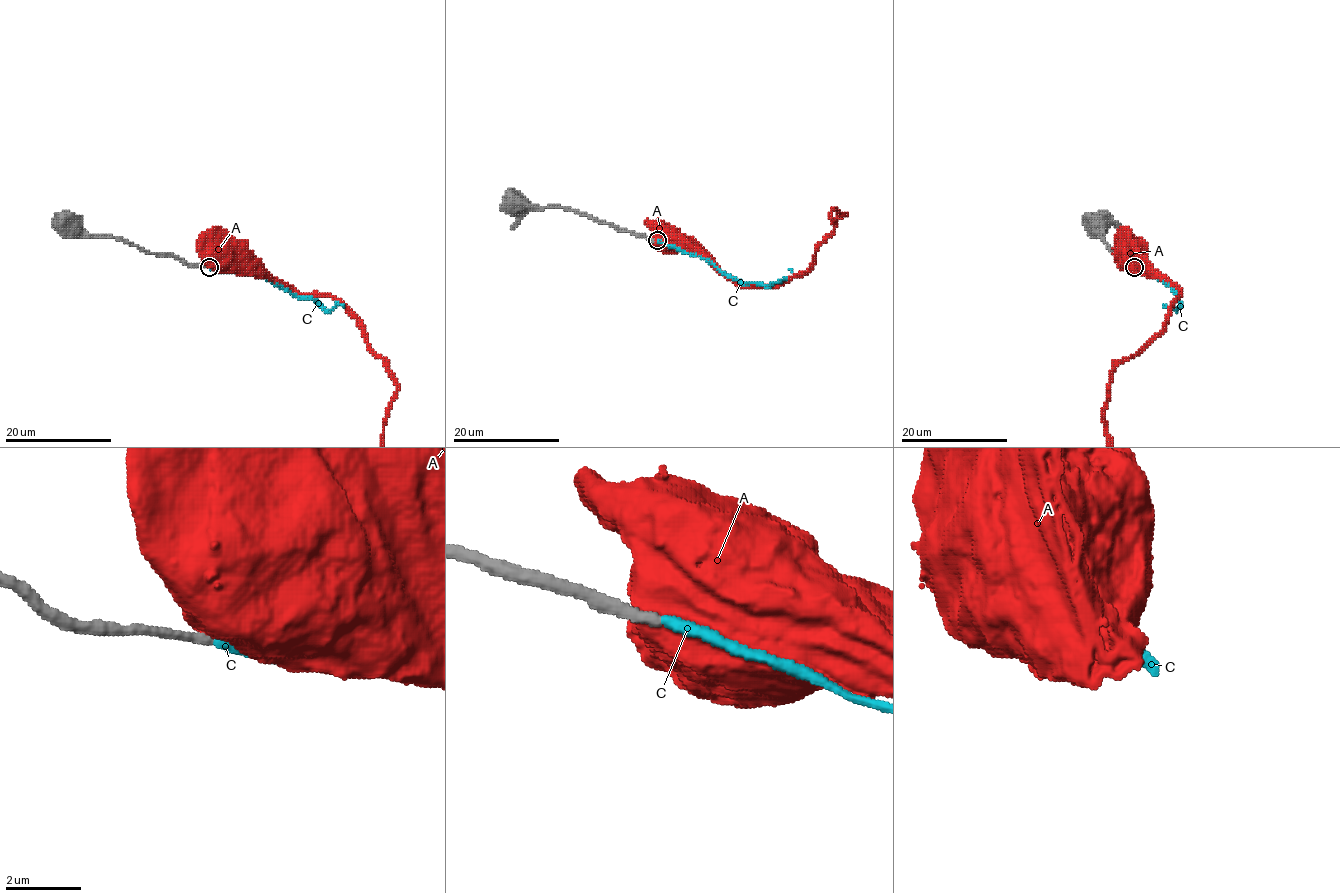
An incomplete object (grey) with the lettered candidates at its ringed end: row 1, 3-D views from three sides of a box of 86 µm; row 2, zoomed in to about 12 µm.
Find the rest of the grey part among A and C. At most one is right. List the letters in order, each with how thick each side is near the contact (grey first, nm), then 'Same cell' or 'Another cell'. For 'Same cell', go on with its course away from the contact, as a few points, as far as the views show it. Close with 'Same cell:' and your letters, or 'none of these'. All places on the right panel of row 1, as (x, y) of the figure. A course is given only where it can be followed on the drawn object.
A: Thickness 300 nm (grey) against 800 nm. Another cell
C: Thickness 280 nm (grey) against 280 nm. Same cell
Same cell: C

